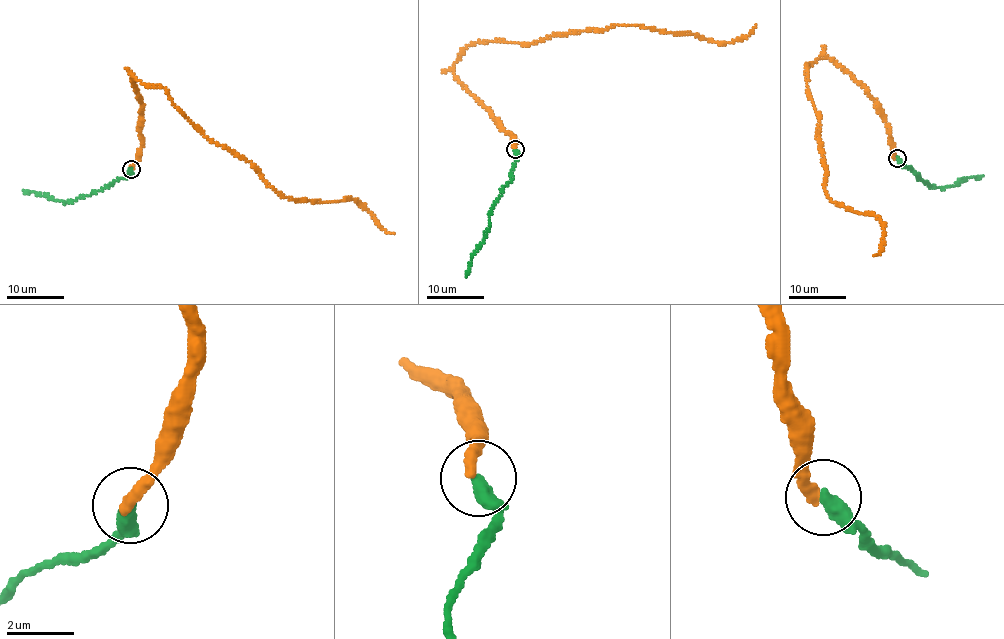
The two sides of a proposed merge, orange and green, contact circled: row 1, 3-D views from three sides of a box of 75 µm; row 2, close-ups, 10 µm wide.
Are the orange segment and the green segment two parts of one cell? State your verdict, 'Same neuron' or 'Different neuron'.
Same neuron

